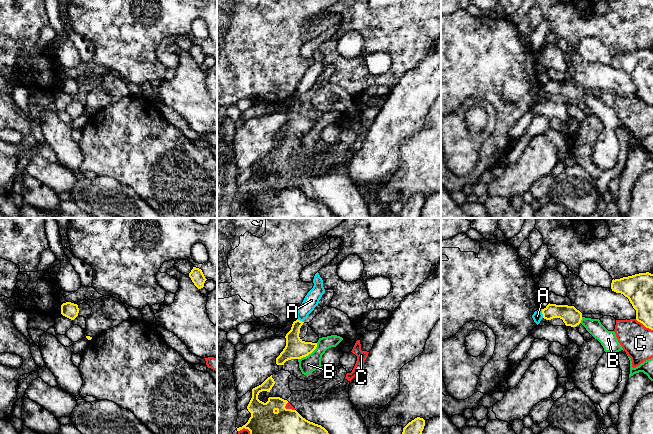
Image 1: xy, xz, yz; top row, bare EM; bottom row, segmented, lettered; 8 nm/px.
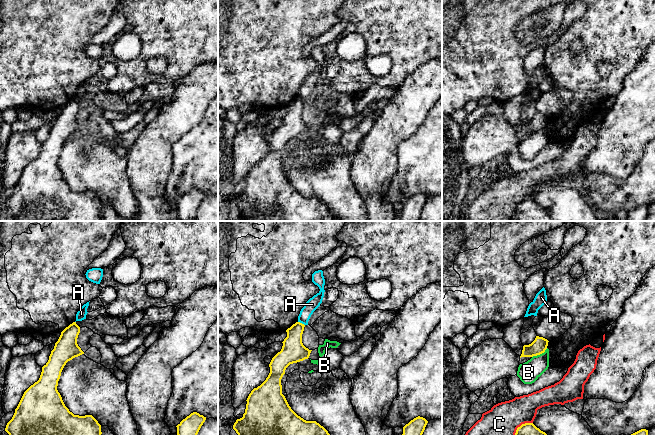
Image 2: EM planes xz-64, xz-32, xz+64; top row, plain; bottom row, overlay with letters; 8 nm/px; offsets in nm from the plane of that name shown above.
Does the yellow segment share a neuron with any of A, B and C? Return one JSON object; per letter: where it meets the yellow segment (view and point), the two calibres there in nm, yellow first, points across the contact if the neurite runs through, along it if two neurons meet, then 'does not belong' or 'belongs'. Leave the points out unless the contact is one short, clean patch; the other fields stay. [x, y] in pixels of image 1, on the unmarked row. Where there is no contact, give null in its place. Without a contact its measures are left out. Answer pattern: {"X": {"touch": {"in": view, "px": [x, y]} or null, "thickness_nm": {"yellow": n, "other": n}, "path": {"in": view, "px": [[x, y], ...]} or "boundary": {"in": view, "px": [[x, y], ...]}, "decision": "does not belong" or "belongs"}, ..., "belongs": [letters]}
{"A": {"touch": {"in": "yz", "px": [542, 89]}, "thickness_nm": {"yellow": 150, "other": 80}, "boundary": {"in": "yz", "px": [[541, 85], [543, 93]]}, "decision": "does not belong"}, "B": {"touch": {"in": "xz", "px": [309, 129]}, "thickness_nm": {"yellow": 170, "other": 140}, "boundary": {"in": "xz", "px": [[317, 119], [317, 122], [310, 129], [298, 135]]}, "decision": "does not belong"}, "C": {"touch": {"in": "yz", "px": [644, 101]}, "thickness_nm": {"yellow": 200, "other": 260}, "decision": "does not belong"}, "belongs": []}

